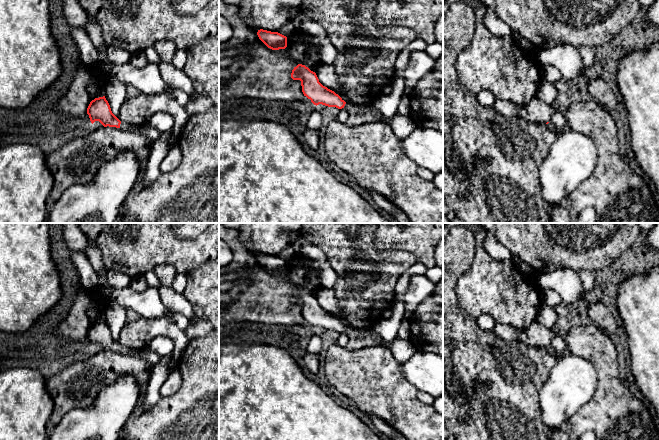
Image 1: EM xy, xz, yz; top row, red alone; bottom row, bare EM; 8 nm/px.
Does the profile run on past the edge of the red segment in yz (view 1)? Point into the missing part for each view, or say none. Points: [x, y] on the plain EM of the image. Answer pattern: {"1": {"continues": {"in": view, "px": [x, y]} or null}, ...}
{"1": {"continues": {"in": "yz", "px": [551, 350]}}}

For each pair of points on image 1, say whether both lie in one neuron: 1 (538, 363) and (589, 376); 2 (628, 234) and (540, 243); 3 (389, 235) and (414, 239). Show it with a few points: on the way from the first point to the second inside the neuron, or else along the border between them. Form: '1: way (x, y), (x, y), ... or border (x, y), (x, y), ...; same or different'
1: border (558, 358), (547, 380), (541, 387); different
2: way (606, 245), (572, 246), (567, 251), (562, 248); same
3: way (395, 235), (408, 235); same

